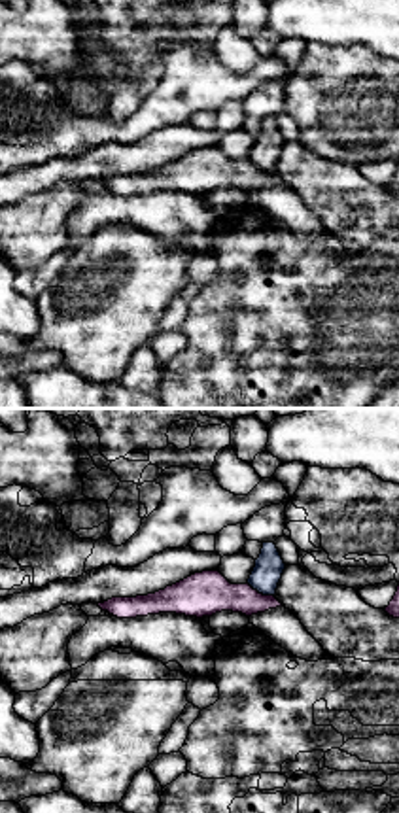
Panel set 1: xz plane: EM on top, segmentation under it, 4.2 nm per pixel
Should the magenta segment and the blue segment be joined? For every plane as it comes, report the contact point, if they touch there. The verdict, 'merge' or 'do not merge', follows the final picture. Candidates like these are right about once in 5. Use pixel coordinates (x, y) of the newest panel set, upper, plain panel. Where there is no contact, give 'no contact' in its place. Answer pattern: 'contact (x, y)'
contact (258, 169)

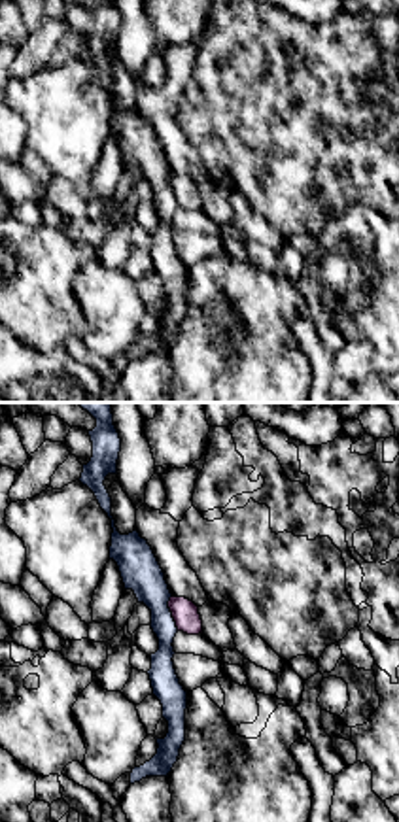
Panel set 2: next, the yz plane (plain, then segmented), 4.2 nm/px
contact (171, 188)

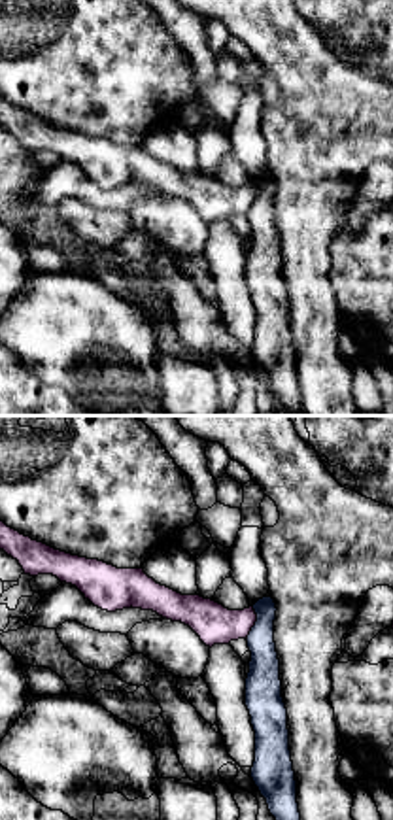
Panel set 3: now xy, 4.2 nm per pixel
contact (254, 201)

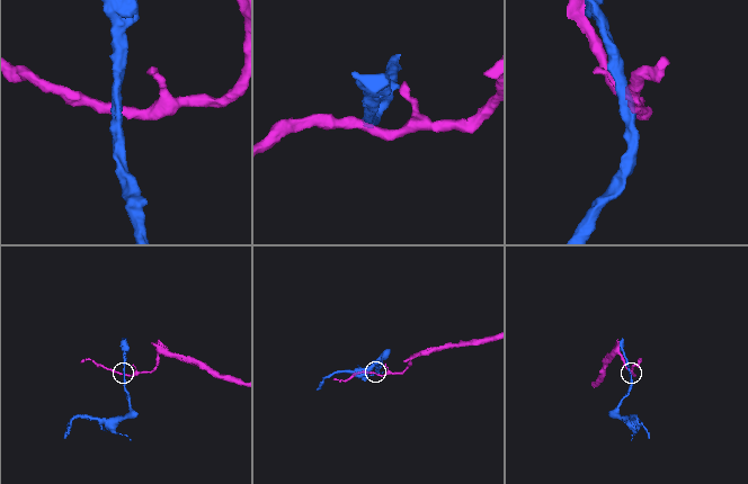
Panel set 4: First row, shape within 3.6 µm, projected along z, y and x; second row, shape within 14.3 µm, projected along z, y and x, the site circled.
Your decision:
do not merge

